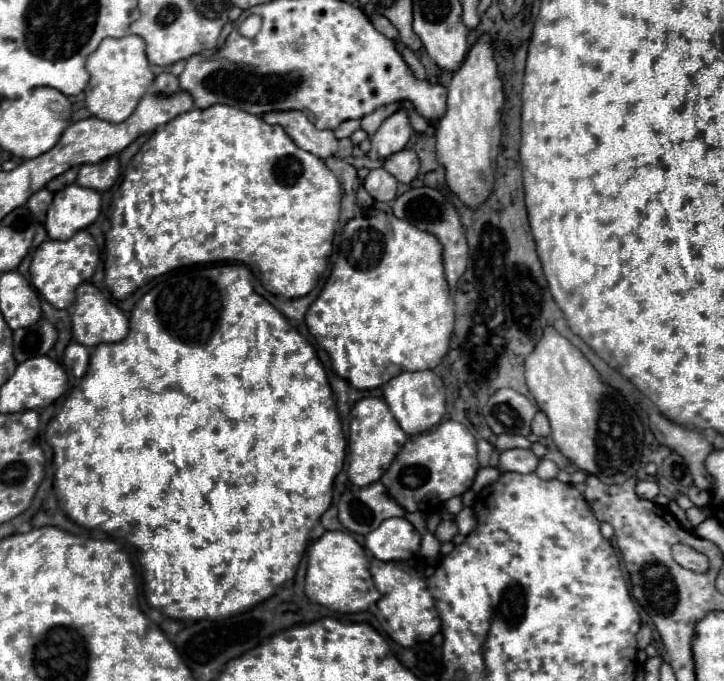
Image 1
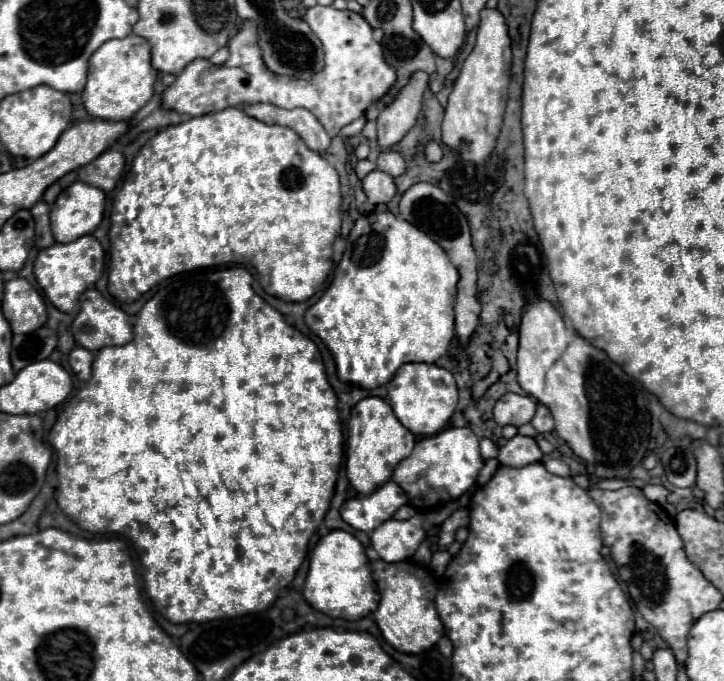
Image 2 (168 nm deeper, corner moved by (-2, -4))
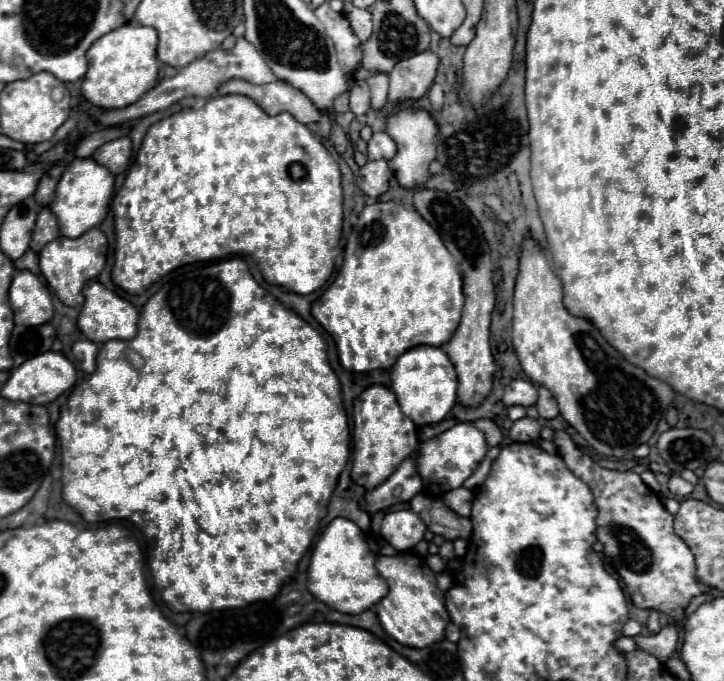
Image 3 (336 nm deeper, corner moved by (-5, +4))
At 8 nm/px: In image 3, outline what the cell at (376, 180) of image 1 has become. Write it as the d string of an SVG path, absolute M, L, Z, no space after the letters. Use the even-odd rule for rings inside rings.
M385 159L379 161L367 161L357 177L359 189L369 197L379 197L389 189L389 179L393 177L393 171L389 169Z

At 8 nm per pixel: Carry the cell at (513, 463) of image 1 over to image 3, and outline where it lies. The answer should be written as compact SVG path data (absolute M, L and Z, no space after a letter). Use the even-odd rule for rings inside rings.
M529 417L515 421L513 427L509 429L509 437L515 443L533 443L539 439L539 433L541 433L541 425Z

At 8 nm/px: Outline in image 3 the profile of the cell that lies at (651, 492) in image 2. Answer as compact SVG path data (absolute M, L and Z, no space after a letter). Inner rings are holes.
M671 475L667 487L669 487L669 491L671 491L673 495L683 495L683 497L691 495L691 491L693 491L693 485L687 483L685 479L681 479L679 475Z

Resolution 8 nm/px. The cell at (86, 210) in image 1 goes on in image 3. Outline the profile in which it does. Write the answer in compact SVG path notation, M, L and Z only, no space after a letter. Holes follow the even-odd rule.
M75 159L63 173L55 201L49 205L51 211L57 215L59 221L59 233L65 237L77 237L83 235L85 231L97 227L107 211L107 205L113 195L113 175L109 173L107 167L101 167L99 163L93 163L93 159Z

